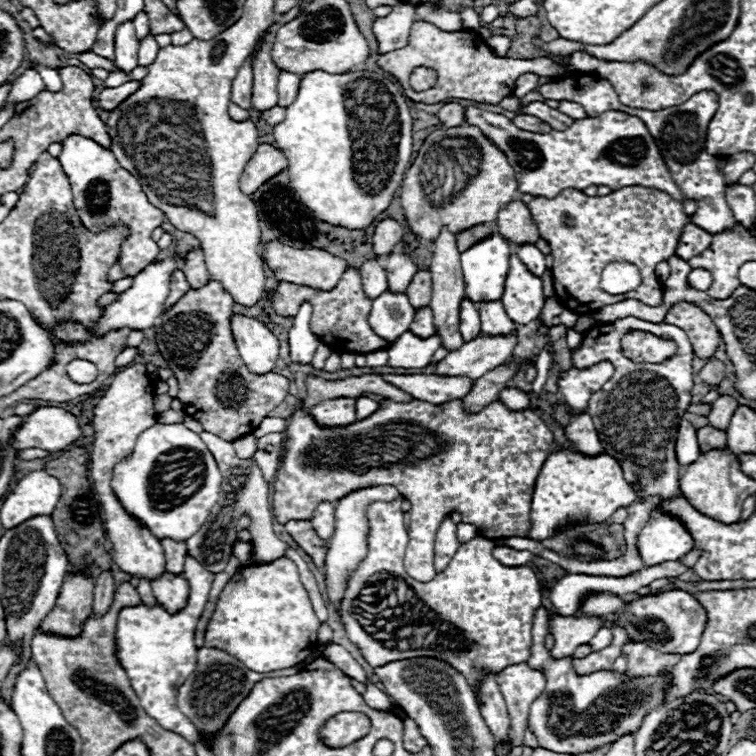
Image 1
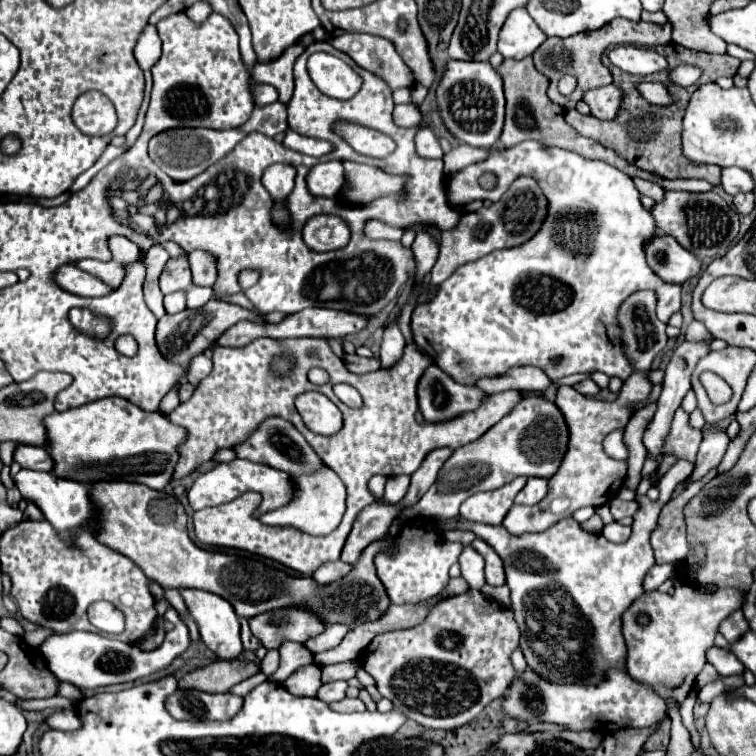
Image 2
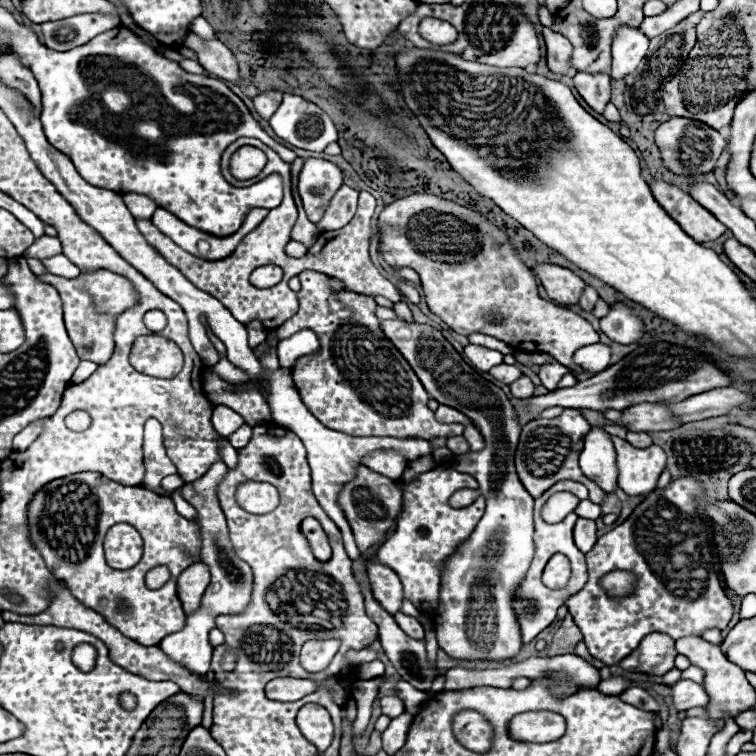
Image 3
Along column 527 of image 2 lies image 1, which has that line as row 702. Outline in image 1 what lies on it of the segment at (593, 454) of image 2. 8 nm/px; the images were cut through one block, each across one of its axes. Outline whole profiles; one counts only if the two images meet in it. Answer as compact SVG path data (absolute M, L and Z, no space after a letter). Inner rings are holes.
M514 664L504 668L496 678L500 692L508 706L510 716L510 742L522 746L524 730L528 728L530 704L546 688L546 676L540 670L532 670L528 664Z

